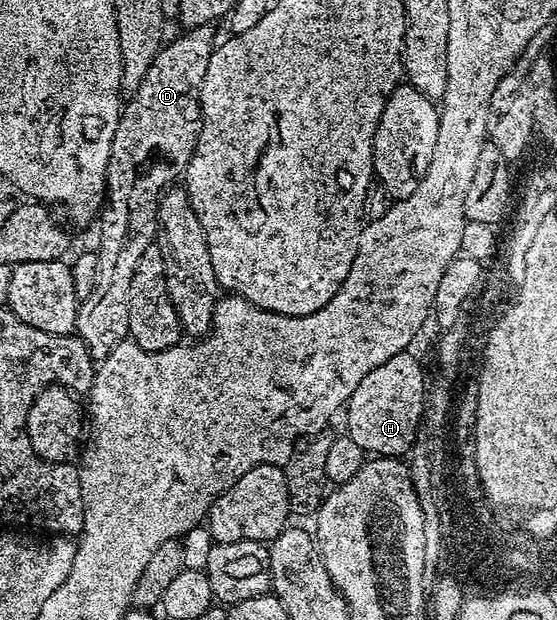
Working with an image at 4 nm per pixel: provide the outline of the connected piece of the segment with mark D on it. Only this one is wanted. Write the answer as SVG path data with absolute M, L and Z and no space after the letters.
M205 26L187 30L180 38L172 42L170 39L157 52L153 64L149 64L149 72L145 72L145 80L141 80L137 92L126 99L119 115L117 132L113 132L107 193L97 215L100 274L89 298L79 303L74 328L74 333L96 360L107 358L115 345L129 335L131 270L137 268L141 252L156 241L159 198L191 163L203 123L199 89L217 45L216 39L211 39L211 32Z

